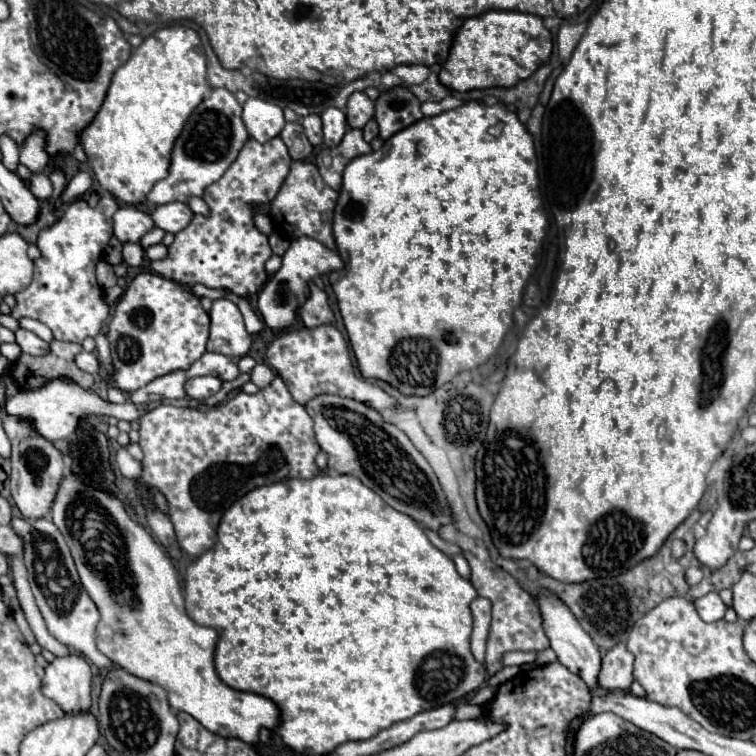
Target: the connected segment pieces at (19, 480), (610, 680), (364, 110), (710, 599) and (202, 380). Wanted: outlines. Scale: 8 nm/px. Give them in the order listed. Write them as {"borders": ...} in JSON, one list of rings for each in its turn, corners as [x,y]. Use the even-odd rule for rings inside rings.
{"borders":[[[[14,415],[4,417],[4,431],[12,443],[10,493],[26,519],[46,517],[54,501],[58,483],[64,477],[62,451],[54,447],[48,439],[42,439],[42,435],[38,435],[38,431],[30,427],[30,423],[22,423],[22,419],[14,419]]],[[[618,643],[602,659],[598,683],[606,689],[626,689],[628,691],[634,679],[632,665],[634,665],[634,655],[630,655],[624,643]]],[[[352,93],[346,107],[346,119],[350,127],[362,129],[374,117],[374,103],[366,93]]],[[[708,593],[700,599],[694,599],[694,607],[698,611],[698,615],[710,623],[710,621],[720,621],[726,613],[726,605],[722,603],[722,599],[718,597],[718,593]]],[[[194,377],[186,383],[186,393],[188,397],[194,399],[202,399],[202,397],[210,397],[214,393],[218,393],[222,389],[222,381],[218,377]]]]}

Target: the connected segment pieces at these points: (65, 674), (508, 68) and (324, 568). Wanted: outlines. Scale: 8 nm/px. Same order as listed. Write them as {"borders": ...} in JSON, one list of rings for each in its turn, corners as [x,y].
{"borders":[[[[70,653],[48,663],[42,679],[42,693],[54,699],[66,713],[90,709],[90,681],[92,669],[86,659]]],[[[488,11],[478,17],[470,17],[462,23],[454,37],[454,45],[448,61],[438,73],[440,81],[452,91],[472,91],[486,87],[514,87],[518,81],[528,79],[540,65],[548,63],[552,55],[552,33],[544,27],[542,17],[520,11]]],[[[352,475],[286,479],[246,493],[222,515],[216,545],[188,565],[184,585],[188,617],[192,617],[198,625],[218,631],[218,645],[214,653],[218,677],[232,689],[258,693],[274,701],[280,709],[280,725],[276,727],[276,733],[290,749],[294,747],[294,751],[302,755],[326,755],[340,743],[370,739],[398,721],[406,721],[420,711],[460,701],[468,693],[482,687],[488,673],[470,651],[470,603],[474,597],[476,589],[472,583],[458,575],[454,561],[428,541],[424,529],[408,515],[402,515],[386,505],[372,489],[362,485],[362,481]]]]}

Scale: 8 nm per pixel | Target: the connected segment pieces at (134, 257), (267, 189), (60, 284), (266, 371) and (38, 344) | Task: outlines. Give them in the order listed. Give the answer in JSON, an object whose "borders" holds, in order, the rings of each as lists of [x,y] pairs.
{"borders":[[[[126,243],[124,249],[122,249],[122,255],[124,255],[124,261],[132,267],[140,265],[142,263],[142,247],[140,243]]],[[[274,137],[266,143],[248,139],[246,145],[242,147],[240,155],[236,157],[236,161],[228,167],[228,171],[216,183],[212,183],[206,189],[206,193],[202,195],[202,199],[210,207],[210,215],[194,215],[194,219],[188,223],[188,227],[184,227],[180,233],[176,233],[174,243],[168,247],[168,257],[150,263],[152,271],[174,283],[180,283],[184,287],[194,287],[196,283],[202,283],[212,289],[224,287],[238,297],[248,297],[248,295],[258,293],[258,289],[268,279],[264,265],[272,257],[272,249],[268,245],[268,237],[264,233],[260,233],[258,227],[254,225],[254,215],[256,215],[258,205],[262,205],[262,201],[274,199],[274,195],[278,193],[278,189],[282,187],[282,183],[290,171],[290,163],[292,163],[292,159],[280,137]]],[[[104,191],[98,207],[90,207],[84,199],[68,205],[66,213],[48,229],[38,235],[38,249],[42,257],[34,261],[34,279],[28,287],[18,291],[12,317],[32,317],[48,325],[58,341],[82,343],[86,337],[96,337],[108,315],[110,305],[104,301],[104,293],[96,281],[96,261],[104,255],[104,247],[112,235],[112,215],[118,209],[116,199]]],[[[260,363],[260,365],[256,365],[256,367],[252,369],[250,377],[252,377],[252,383],[254,383],[254,385],[258,385],[258,387],[266,387],[266,385],[274,379],[274,371],[272,371],[268,365]]],[[[16,329],[14,335],[16,335],[16,343],[20,345],[22,353],[28,353],[28,355],[44,355],[44,353],[48,353],[48,345],[38,335],[34,335],[32,331]]]]}

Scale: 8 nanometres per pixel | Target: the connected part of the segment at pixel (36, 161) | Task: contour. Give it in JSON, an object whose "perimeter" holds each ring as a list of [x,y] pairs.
{"perimeter":[[[34,129],[24,143],[20,143],[20,161],[32,161],[32,173],[44,171],[50,155],[46,151],[46,133],[42,129]]]}

